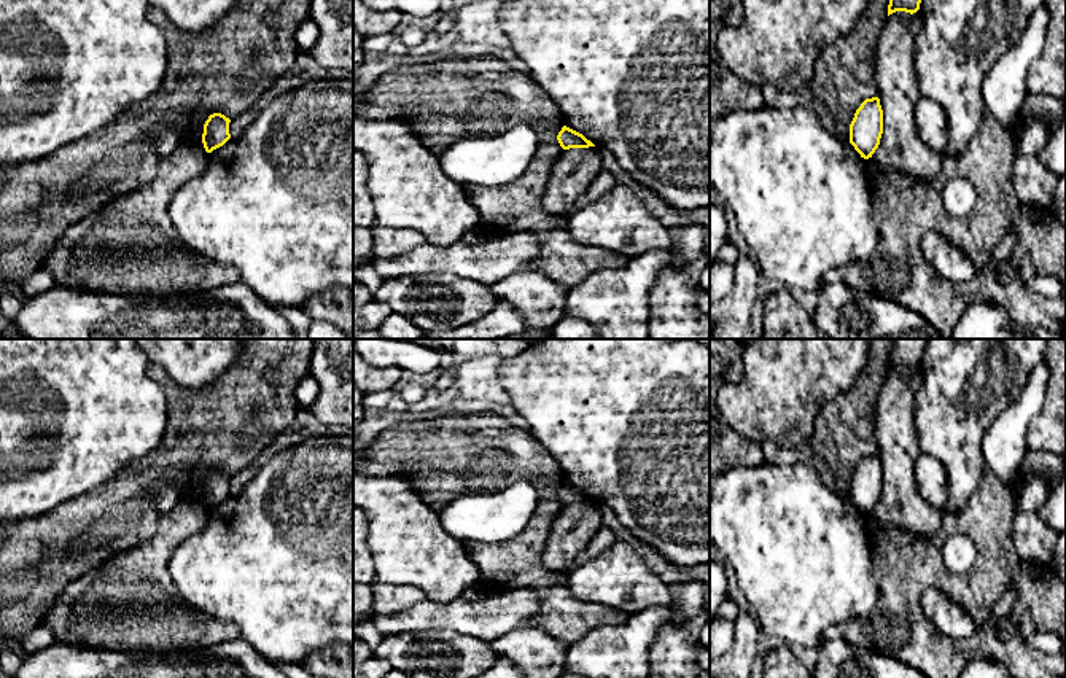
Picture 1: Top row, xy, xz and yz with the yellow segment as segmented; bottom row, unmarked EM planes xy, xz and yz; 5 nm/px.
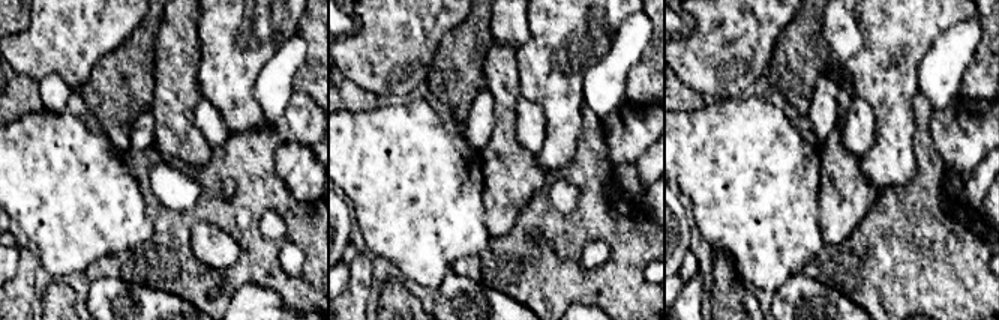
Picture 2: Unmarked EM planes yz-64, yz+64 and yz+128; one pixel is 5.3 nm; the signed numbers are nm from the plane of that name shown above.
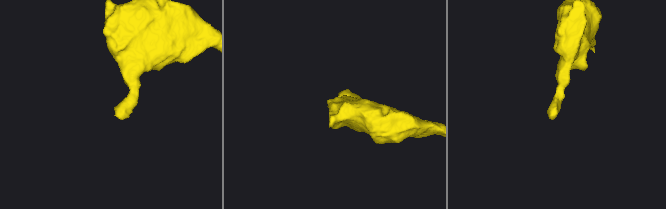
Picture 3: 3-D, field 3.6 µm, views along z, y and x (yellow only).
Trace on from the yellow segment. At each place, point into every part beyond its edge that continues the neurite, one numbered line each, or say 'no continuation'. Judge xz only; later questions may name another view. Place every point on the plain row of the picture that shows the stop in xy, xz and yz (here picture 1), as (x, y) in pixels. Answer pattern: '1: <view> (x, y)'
no continuation

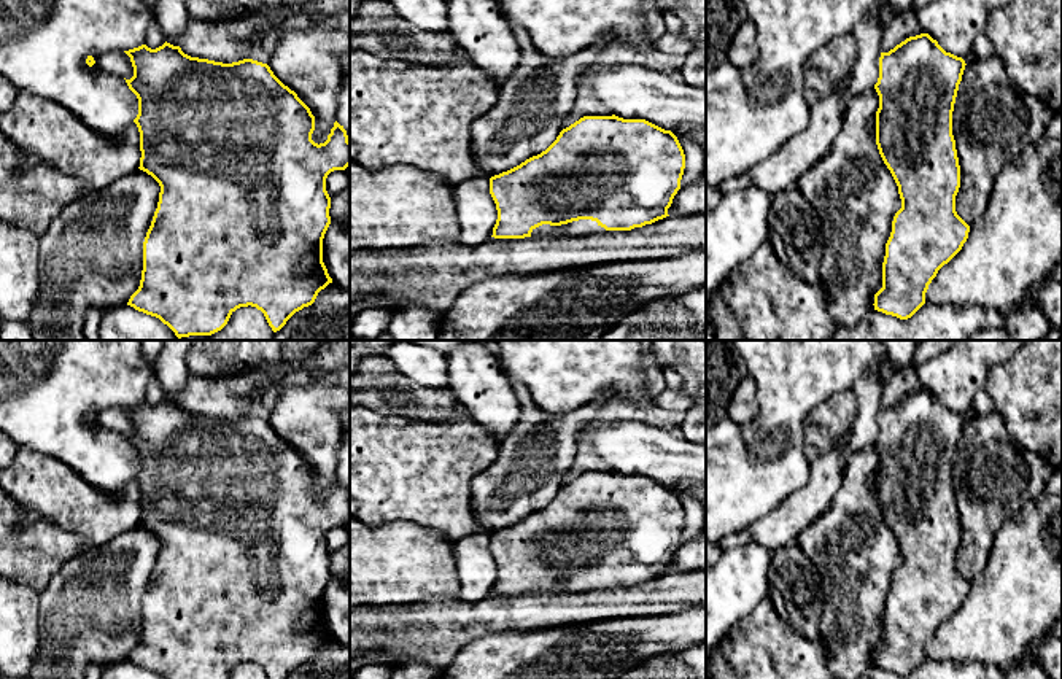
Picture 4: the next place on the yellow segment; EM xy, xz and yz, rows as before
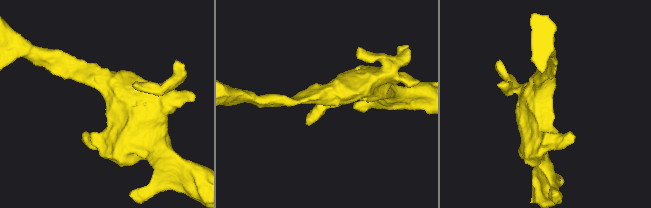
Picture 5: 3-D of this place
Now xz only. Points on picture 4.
1: xz (581, 584)

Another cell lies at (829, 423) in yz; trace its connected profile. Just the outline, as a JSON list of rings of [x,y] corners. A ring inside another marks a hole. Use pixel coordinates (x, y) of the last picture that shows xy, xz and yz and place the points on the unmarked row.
[[[852,388],[838,391],[804,418],[804,452],[811,461],[838,447],[849,434],[857,415]]]

